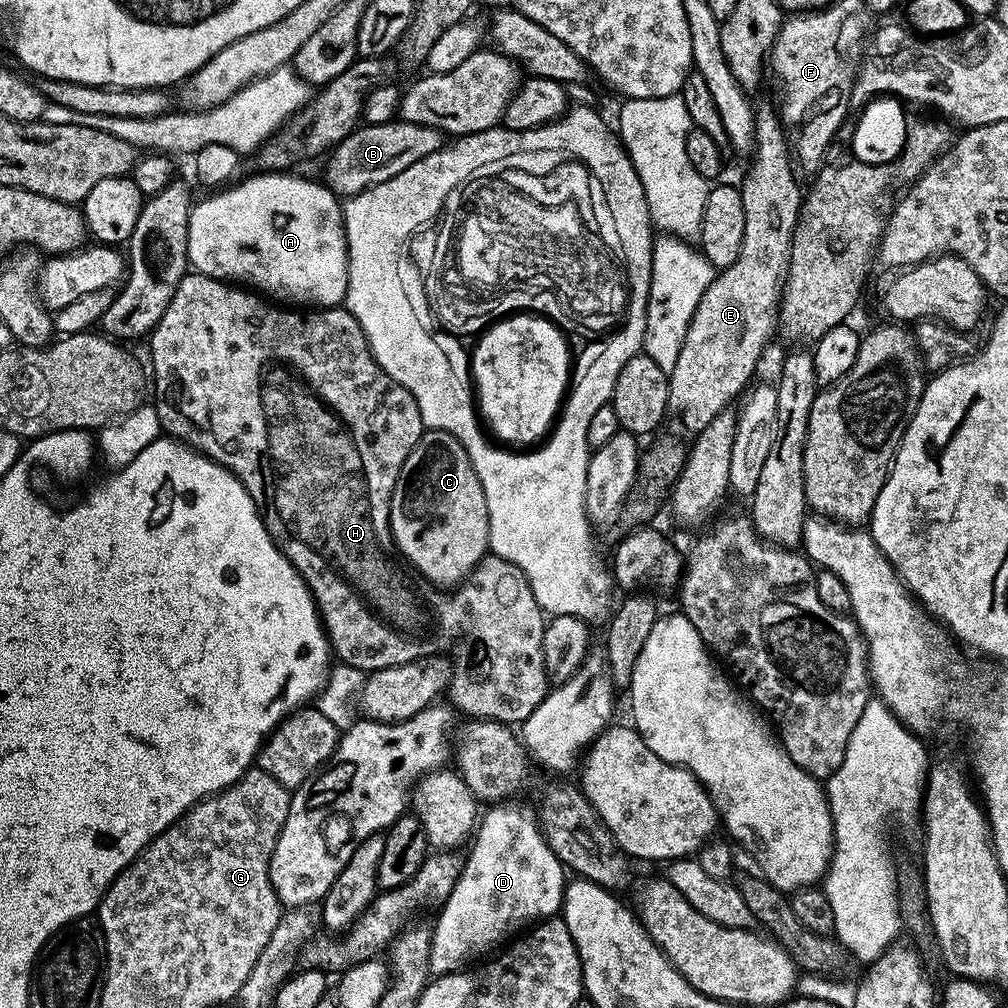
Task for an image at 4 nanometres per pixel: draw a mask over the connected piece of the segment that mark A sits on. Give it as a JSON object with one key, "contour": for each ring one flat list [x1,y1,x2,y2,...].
{"contour":[[252,174,249,180,244,180,233,188,228,186,217,191,217,196,208,196,205,200,197,199,192,205,192,211,188,213,188,263,204,276,215,276,216,279,225,282,239,282,241,285,251,286,277,301,287,302,292,306,307,306,312,310,335,308,343,305,348,299,348,238,344,228,344,209,337,193,333,192,327,183,315,184,312,180,303,180,300,176,292,175]]}

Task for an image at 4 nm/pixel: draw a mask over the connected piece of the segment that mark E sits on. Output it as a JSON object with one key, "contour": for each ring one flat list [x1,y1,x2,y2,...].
{"contour":[[768,108,756,112,756,146,750,156,752,169,740,188,742,210,746,214,746,234,742,234,742,250,738,250,738,258,731,266,715,273,706,294,700,299,682,350,678,354,678,362,668,377,668,416,676,419,689,434,701,432,703,428,710,426,716,415,725,411,731,405,728,403,744,387,749,387,748,379,755,374,764,347,771,342,772,335,775,337,778,332,780,297,784,295,784,277,788,275,792,235,796,223,800,221,802,188,800,192,796,185,797,169,790,151,789,137,788,140,784,137,785,125,773,109,772,112]]}

